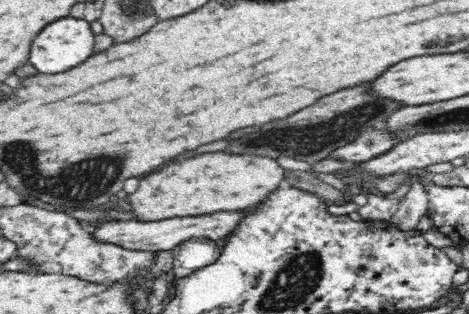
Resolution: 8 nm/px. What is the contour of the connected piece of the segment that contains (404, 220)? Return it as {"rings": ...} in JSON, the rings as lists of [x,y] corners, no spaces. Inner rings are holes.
{"rings":[[[417,180],[410,185],[410,190],[406,192],[400,201],[400,208],[388,219],[400,230],[414,231],[414,227],[422,216],[428,213],[428,192],[424,188],[424,183]]]}

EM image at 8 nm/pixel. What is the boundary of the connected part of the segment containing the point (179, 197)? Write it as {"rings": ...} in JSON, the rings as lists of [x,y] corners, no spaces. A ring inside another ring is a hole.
{"rings":[[[226,150],[198,154],[182,162],[172,162],[160,172],[140,180],[134,194],[127,195],[132,214],[144,222],[167,218],[202,217],[250,209],[266,194],[284,184],[284,169],[264,155],[234,154]]]}

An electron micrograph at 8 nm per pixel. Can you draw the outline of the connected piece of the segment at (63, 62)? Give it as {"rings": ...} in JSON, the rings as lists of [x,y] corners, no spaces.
{"rings":[[[68,15],[60,20],[51,22],[42,29],[31,45],[30,64],[38,72],[46,74],[56,74],[56,72],[66,72],[80,62],[84,62],[92,52],[94,52],[95,34],[90,29],[90,23],[84,19],[77,19]]]}

